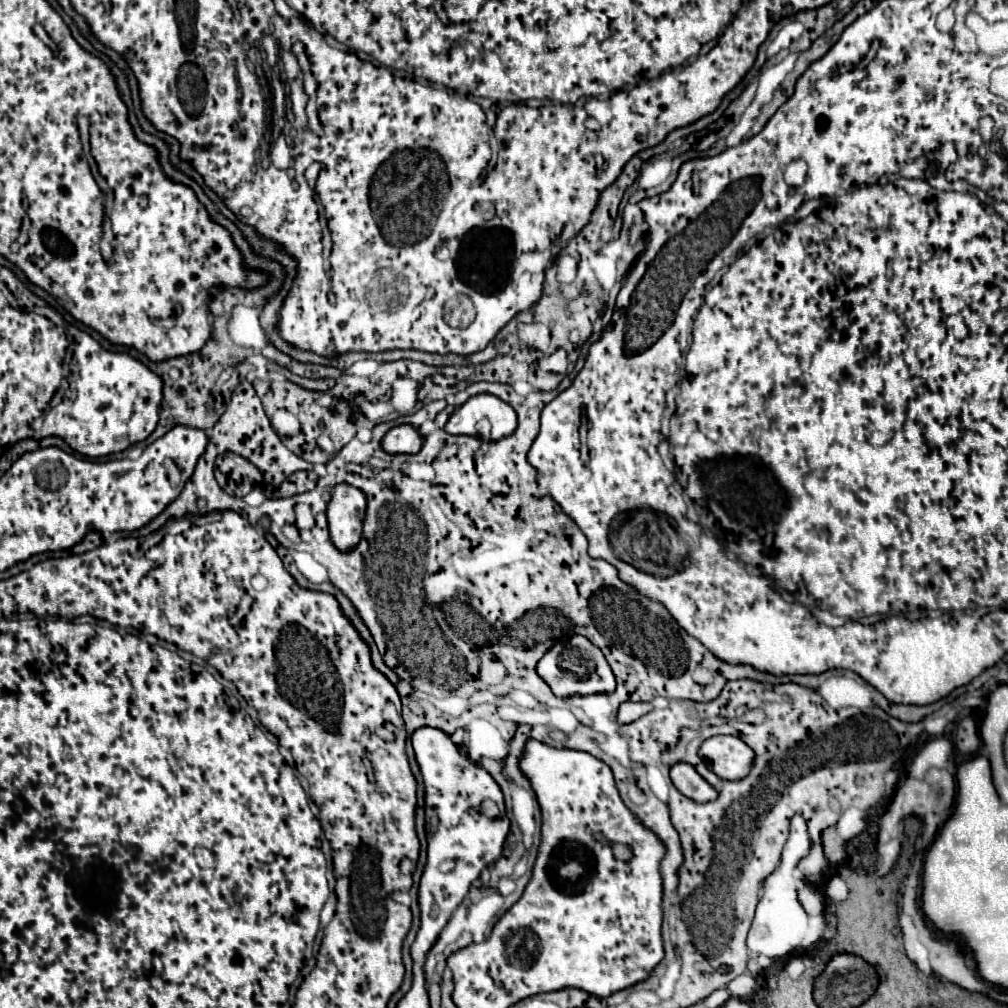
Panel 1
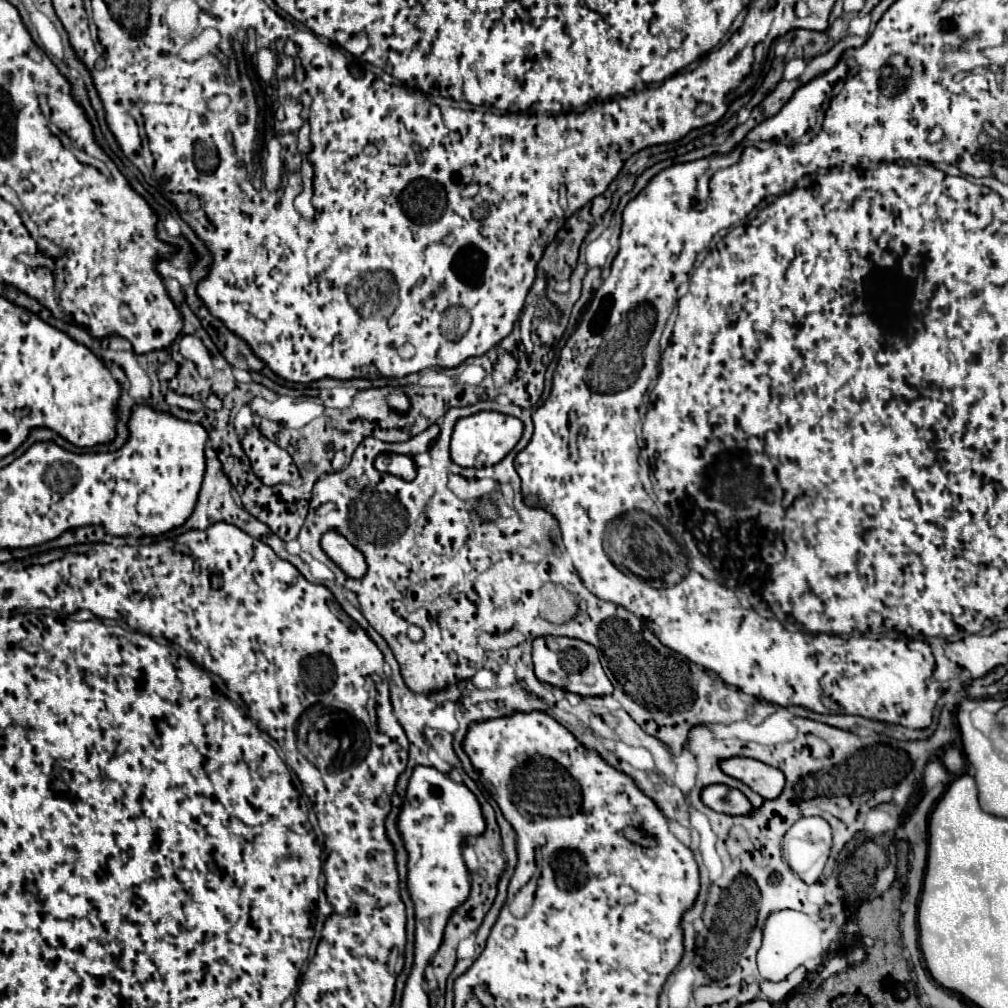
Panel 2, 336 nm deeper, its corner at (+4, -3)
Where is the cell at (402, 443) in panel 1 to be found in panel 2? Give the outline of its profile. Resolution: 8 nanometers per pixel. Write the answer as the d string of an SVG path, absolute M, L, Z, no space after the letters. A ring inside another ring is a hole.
M381 453L375 459L375 469L383 471L383 473L391 473L397 475L401 479L411 481L415 477L415 463L409 455L399 455L399 453Z

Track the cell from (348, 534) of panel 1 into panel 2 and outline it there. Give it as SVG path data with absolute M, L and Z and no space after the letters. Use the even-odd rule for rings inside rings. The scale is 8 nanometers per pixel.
M327 531L321 537L321 547L327 553L327 557L341 567L349 577L361 579L367 573L367 563L363 553L353 547L339 531Z

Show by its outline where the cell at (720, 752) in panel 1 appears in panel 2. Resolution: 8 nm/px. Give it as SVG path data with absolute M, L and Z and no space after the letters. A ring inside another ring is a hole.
M729 757L729 759L721 759L719 767L723 769L723 773L743 781L765 799L777 797L781 793L781 785L785 783L785 775L779 769L757 759Z

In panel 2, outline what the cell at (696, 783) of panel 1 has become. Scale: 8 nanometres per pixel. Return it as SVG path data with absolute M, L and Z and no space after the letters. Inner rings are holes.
M707 785L707 787L703 787L701 801L709 809L719 811L719 813L727 813L727 815L745 815L751 809L749 799L739 789L731 789L727 785Z

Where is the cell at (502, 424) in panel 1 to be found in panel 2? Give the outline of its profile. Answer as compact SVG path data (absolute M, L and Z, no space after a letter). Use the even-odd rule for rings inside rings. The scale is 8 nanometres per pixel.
M479 411L475 415L463 417L457 421L451 437L451 459L459 467L491 467L499 463L521 439L523 423L517 417L497 413L497 411Z

